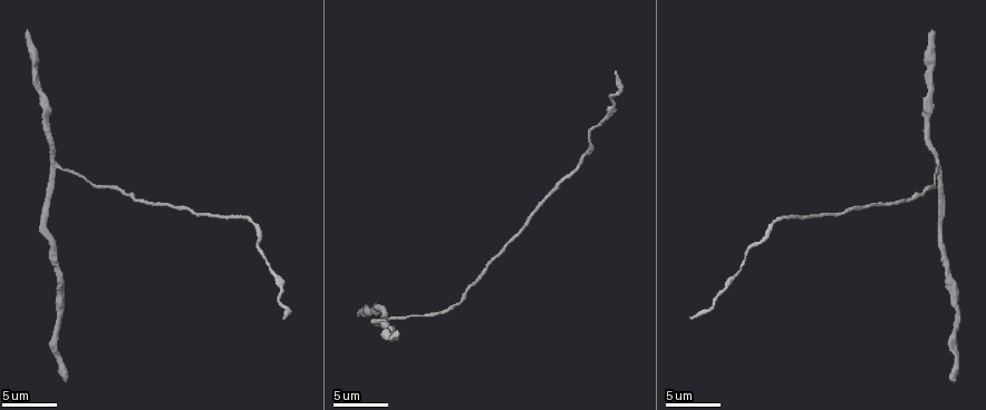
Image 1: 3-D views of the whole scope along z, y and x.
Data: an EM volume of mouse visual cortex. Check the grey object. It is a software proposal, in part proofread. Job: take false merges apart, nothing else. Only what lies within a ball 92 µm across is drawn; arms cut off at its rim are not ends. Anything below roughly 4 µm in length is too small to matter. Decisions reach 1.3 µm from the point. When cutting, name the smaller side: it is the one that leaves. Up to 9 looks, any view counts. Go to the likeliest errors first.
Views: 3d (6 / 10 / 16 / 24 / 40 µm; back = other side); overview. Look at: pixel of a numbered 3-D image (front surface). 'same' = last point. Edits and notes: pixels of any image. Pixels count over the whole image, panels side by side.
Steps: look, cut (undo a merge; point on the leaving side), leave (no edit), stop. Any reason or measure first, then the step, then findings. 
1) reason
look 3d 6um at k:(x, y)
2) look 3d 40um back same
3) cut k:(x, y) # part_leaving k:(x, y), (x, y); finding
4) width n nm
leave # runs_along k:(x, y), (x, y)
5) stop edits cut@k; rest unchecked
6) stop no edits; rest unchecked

branch point
look 3d 10um at 1:(58, 166)

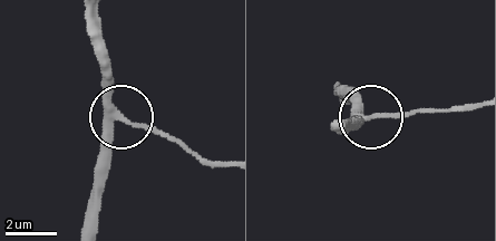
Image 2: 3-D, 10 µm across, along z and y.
look 3d 10um back at 2:(122, 119)

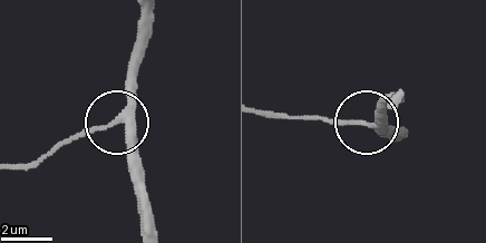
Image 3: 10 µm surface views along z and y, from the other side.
leave # runs_along 3:(11, 169), (107, 128), (124, 105), (139, 50); all the same neuron

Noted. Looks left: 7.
look 3d 16um at 1:(776, 219)

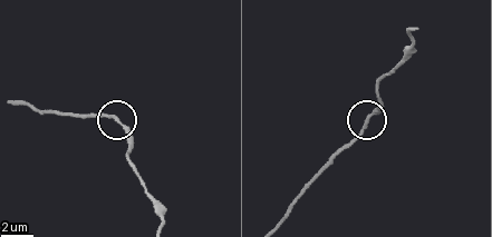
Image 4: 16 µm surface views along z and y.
look 3d 6um at 4:(116, 121)

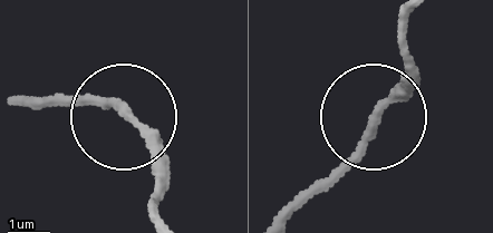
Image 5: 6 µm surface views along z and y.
leave # runs_along 5:(281, 221), (356, 146), (409, 64); continuous, no second neuron

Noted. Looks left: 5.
look 3d 16um at 1:(134, 199)

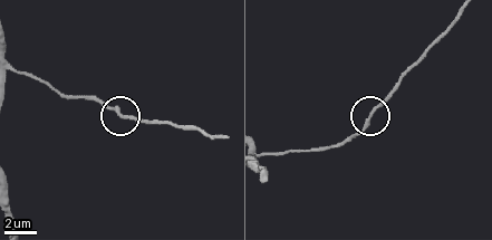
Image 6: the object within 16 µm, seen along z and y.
from behind
look 3d 16um back at 6:(124, 117)

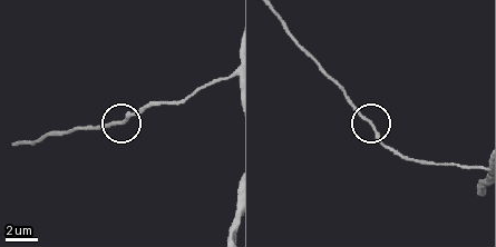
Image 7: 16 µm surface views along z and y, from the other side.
leave # one neuron here

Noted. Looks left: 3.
sudden change in width
look 3d 6um at 1:(272, 273)

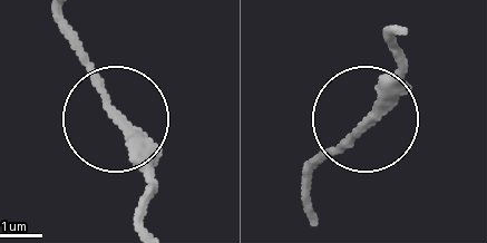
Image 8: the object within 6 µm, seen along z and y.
width 220 nm
leave # one neuron here

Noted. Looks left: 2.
stop no edits; rest unchecked

